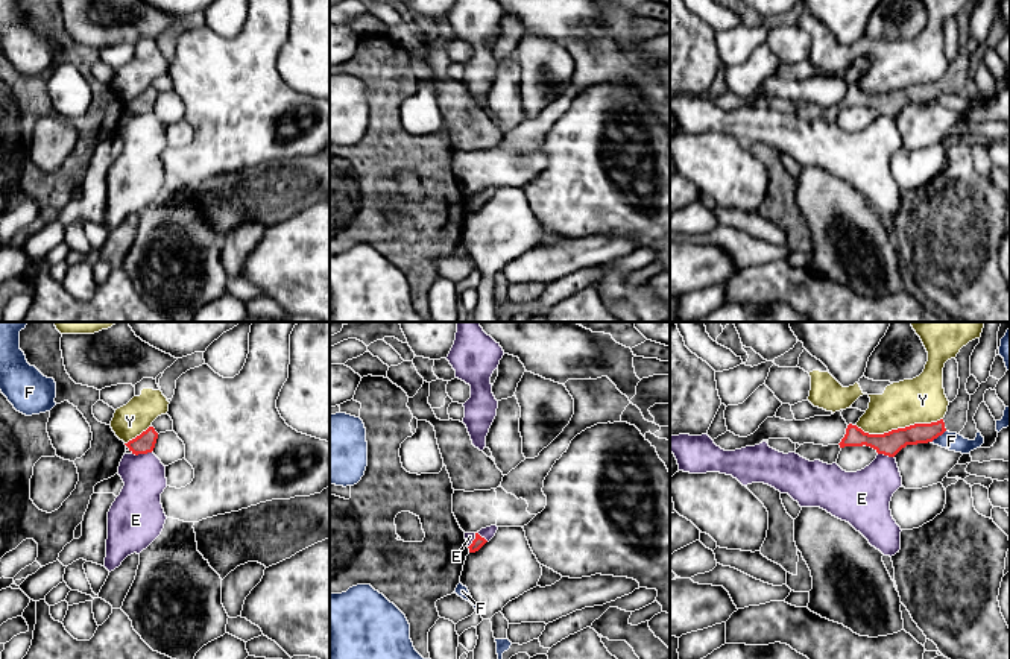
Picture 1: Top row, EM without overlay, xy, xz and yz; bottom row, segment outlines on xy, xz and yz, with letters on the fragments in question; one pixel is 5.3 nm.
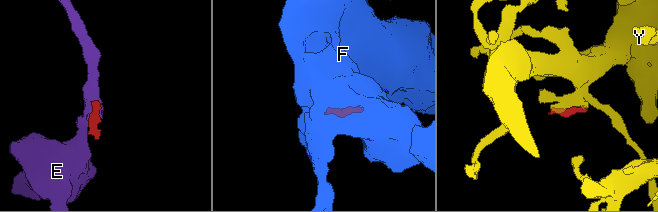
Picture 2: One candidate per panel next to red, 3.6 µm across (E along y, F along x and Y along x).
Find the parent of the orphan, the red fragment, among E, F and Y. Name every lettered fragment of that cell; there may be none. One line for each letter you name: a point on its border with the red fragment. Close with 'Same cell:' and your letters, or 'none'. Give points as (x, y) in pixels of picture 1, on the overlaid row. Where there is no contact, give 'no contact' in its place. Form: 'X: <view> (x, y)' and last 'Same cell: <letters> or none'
Same cell: none

